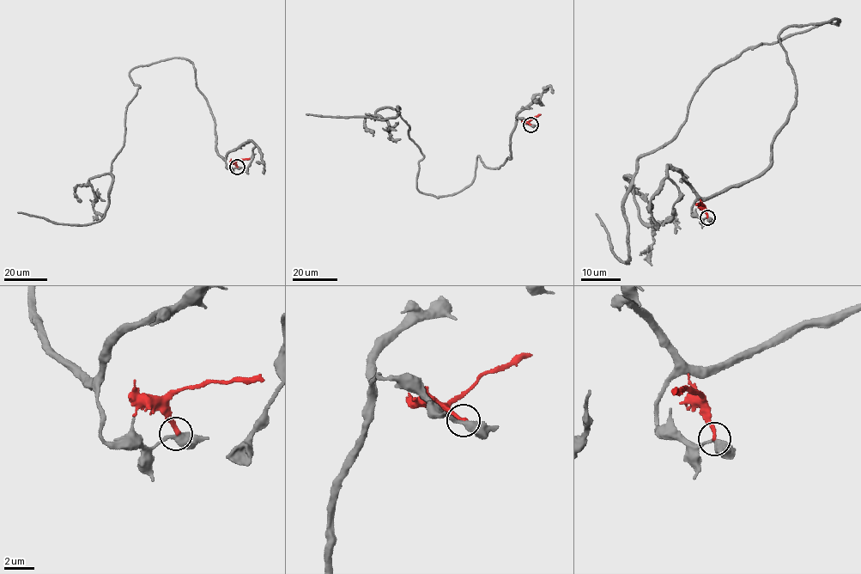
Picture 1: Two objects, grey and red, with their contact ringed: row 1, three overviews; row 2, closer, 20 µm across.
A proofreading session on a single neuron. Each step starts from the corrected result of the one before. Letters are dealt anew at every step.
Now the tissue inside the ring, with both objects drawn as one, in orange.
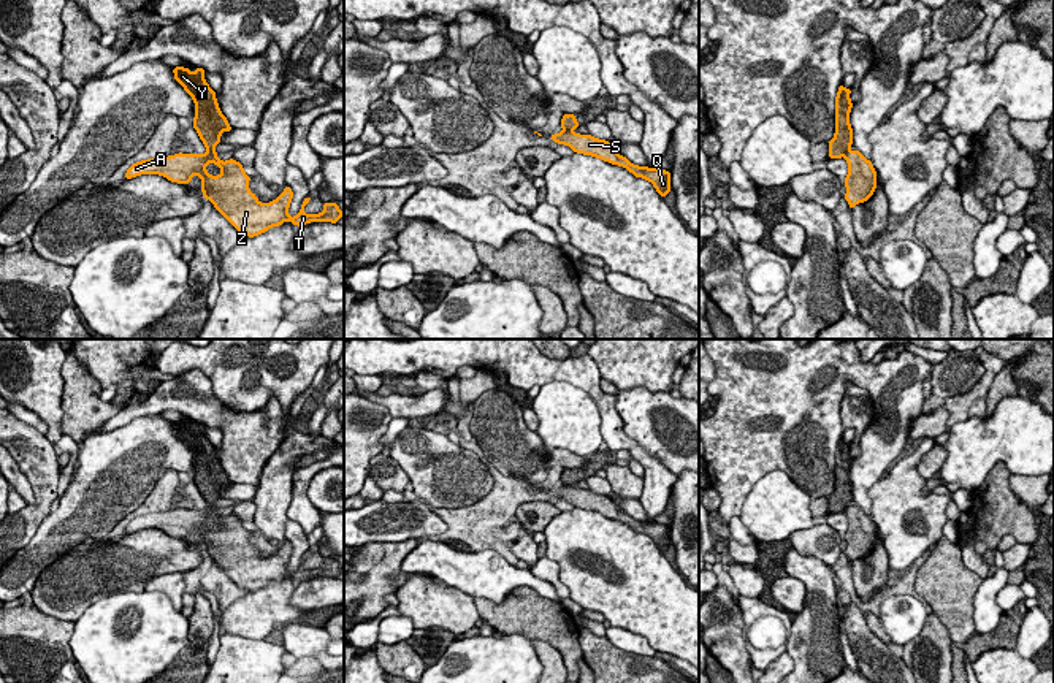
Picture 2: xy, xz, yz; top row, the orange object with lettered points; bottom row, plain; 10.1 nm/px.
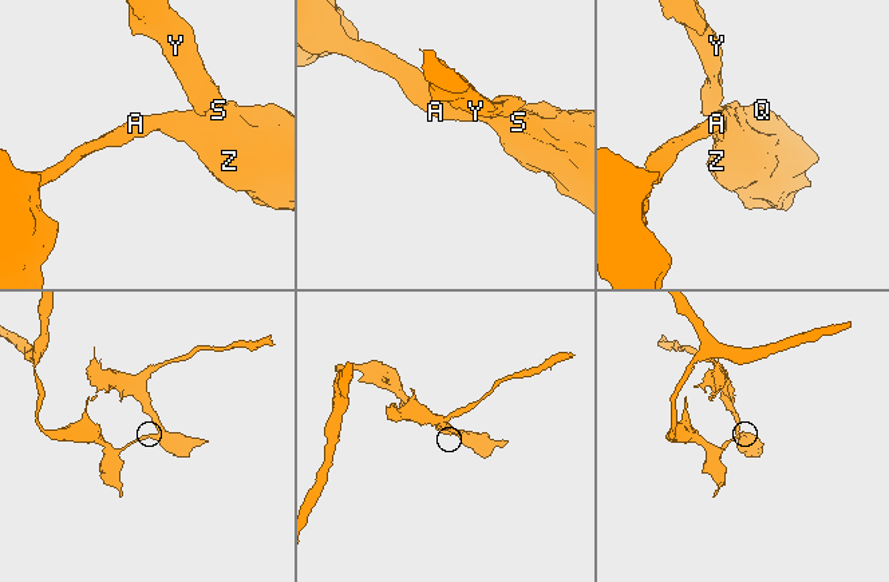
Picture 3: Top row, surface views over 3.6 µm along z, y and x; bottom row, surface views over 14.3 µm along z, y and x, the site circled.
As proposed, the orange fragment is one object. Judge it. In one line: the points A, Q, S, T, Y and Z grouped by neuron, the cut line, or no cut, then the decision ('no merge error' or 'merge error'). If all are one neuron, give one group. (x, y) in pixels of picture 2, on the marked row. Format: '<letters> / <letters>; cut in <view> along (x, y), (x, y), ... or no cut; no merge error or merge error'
A Q S T Z / Y; cut in xy along (208, 149), (214, 152); merge error

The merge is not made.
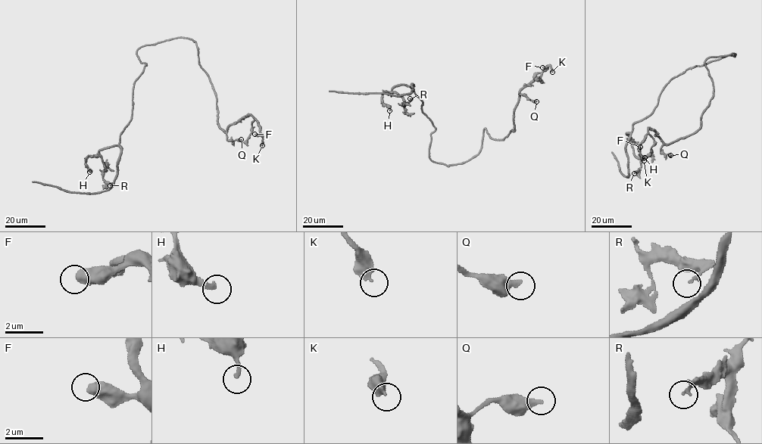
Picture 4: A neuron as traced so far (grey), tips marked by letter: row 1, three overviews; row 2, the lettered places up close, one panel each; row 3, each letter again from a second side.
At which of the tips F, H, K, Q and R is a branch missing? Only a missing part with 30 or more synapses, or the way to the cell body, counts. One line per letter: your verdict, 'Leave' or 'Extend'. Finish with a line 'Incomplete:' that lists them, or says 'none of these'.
F: Leave
H: Extend
K: Leave
Q: Leave
R: Leave
Incomplete: H

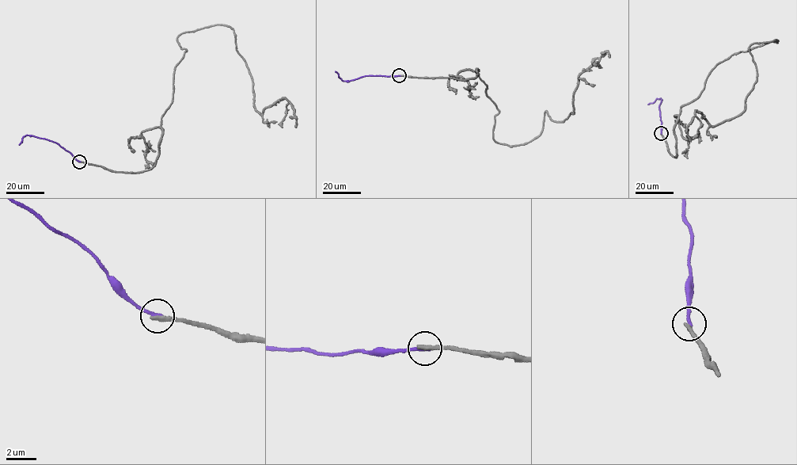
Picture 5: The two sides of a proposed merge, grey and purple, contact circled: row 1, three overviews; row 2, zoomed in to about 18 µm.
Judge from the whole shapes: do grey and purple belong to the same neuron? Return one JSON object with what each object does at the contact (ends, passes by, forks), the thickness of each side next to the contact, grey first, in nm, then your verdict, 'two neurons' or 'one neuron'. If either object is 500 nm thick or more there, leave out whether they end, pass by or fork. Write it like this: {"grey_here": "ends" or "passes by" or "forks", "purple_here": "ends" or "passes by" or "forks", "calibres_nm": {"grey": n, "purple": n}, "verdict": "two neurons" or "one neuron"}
{"grey_here": "ends", "purple_here": "ends", "calibres_nm": {"grey": 340, "purple": 220}, "verdict": "two neurons"}

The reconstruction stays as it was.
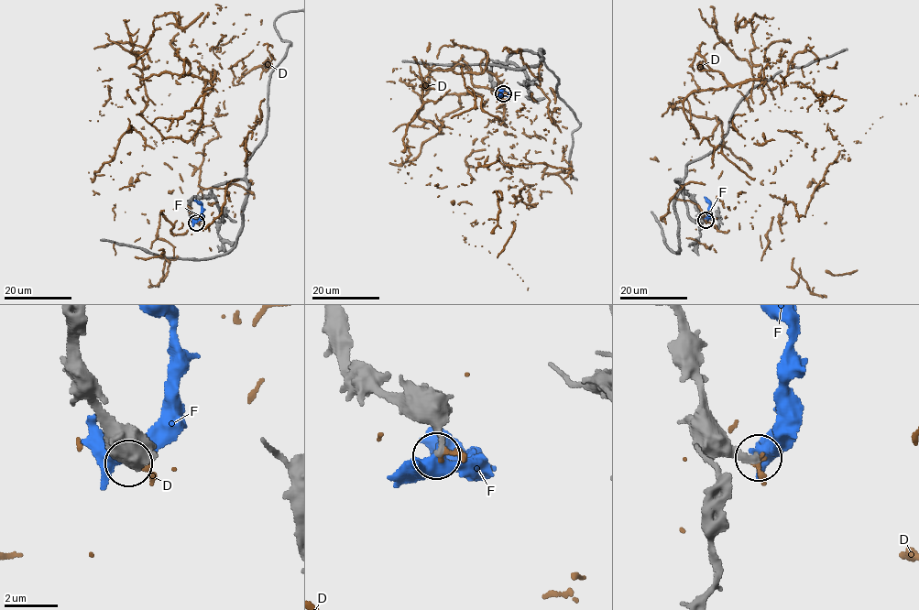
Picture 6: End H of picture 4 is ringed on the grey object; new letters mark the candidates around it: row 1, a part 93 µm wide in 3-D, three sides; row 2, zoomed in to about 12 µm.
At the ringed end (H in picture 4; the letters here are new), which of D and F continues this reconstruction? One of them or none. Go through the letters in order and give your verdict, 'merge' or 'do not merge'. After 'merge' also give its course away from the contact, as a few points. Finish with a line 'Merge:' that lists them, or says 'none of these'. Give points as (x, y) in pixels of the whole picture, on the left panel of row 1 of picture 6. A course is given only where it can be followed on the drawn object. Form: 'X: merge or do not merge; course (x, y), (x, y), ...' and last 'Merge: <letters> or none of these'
D: do not merge
F: do not merge
Merge: none of these

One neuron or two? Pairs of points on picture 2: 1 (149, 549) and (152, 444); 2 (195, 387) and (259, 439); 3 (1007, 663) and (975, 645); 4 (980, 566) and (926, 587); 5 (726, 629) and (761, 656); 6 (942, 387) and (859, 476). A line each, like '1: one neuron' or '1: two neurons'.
1: two neurons
2: one neuron
3: two neurons
4: two neurons
5: two neurons
6: two neurons

